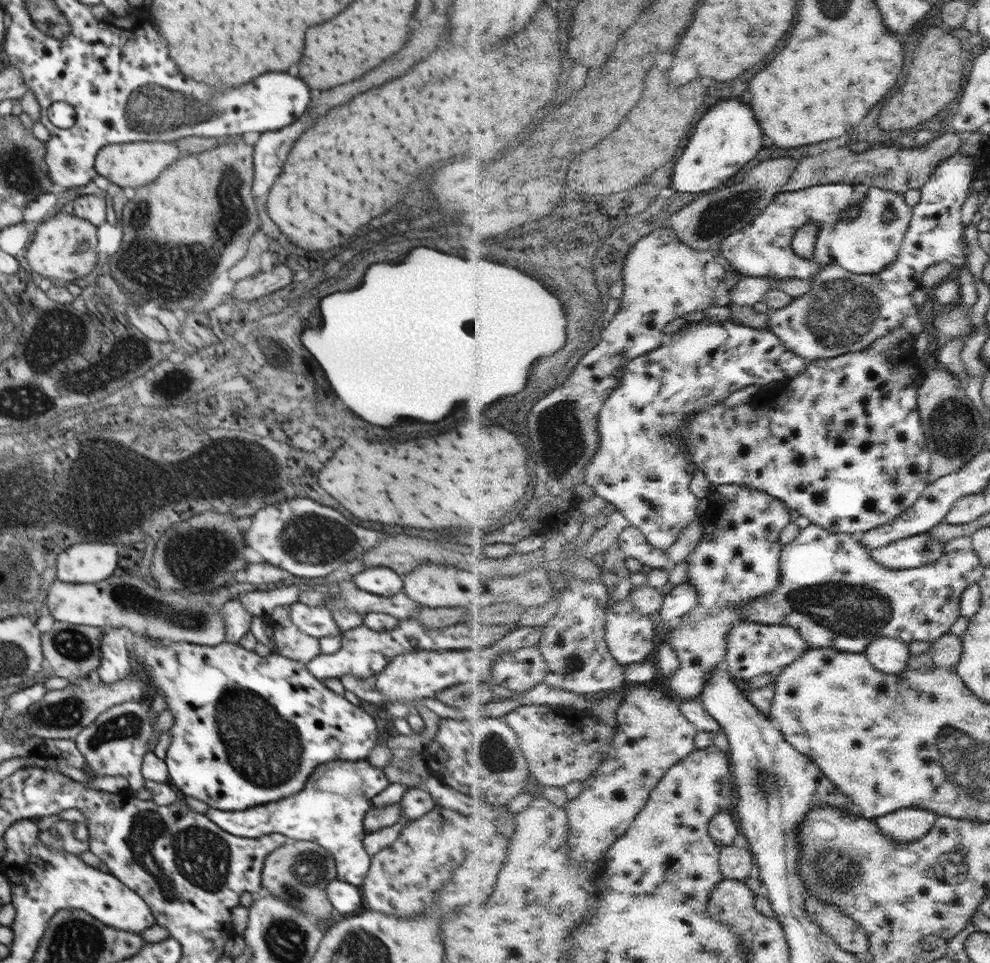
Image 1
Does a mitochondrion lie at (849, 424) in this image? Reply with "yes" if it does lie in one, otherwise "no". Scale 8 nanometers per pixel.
no

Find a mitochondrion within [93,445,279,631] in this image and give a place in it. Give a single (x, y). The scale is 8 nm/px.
(196, 558)

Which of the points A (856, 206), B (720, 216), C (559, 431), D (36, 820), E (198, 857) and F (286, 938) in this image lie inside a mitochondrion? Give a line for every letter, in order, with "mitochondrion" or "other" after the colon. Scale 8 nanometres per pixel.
A: other
B: mitochondrion
C: mitochondrion
D: other
E: mitochondrion
F: mitochondrion

